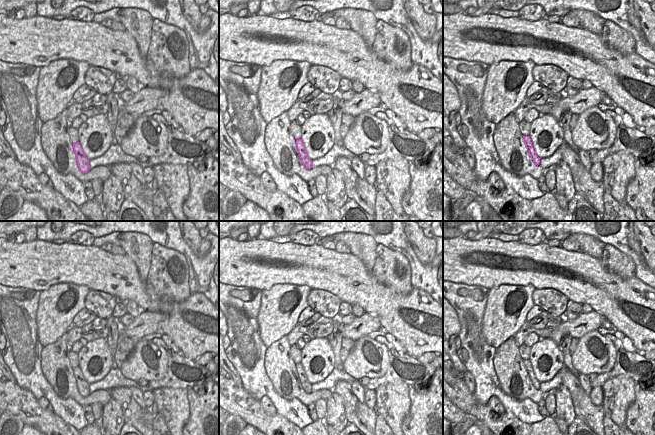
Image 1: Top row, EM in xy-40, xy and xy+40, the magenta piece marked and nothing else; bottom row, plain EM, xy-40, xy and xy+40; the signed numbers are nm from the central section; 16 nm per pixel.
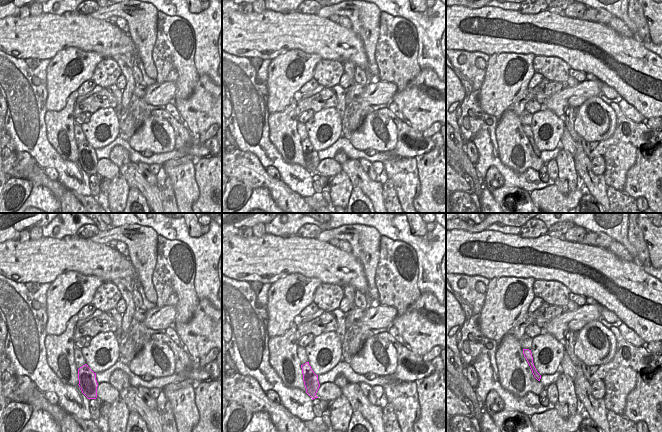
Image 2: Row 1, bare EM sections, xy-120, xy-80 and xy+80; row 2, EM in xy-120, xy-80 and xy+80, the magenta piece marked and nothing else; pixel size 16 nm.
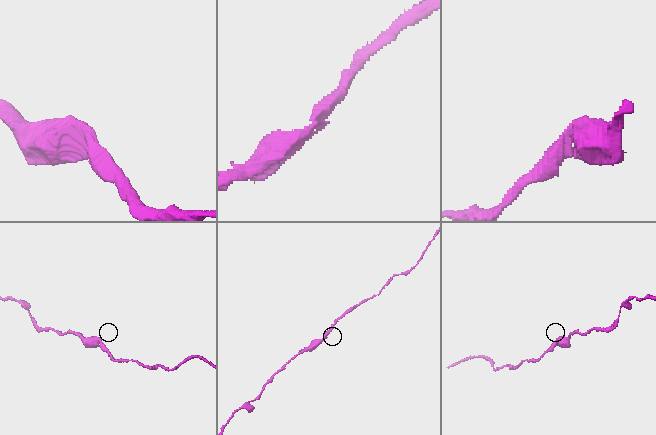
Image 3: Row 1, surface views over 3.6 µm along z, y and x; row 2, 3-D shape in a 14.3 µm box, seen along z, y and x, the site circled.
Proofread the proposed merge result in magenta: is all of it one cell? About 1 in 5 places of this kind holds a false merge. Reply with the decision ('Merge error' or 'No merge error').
No merge error

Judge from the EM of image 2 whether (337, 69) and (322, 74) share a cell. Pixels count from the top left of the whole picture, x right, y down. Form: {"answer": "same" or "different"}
{"answer": "same"}

